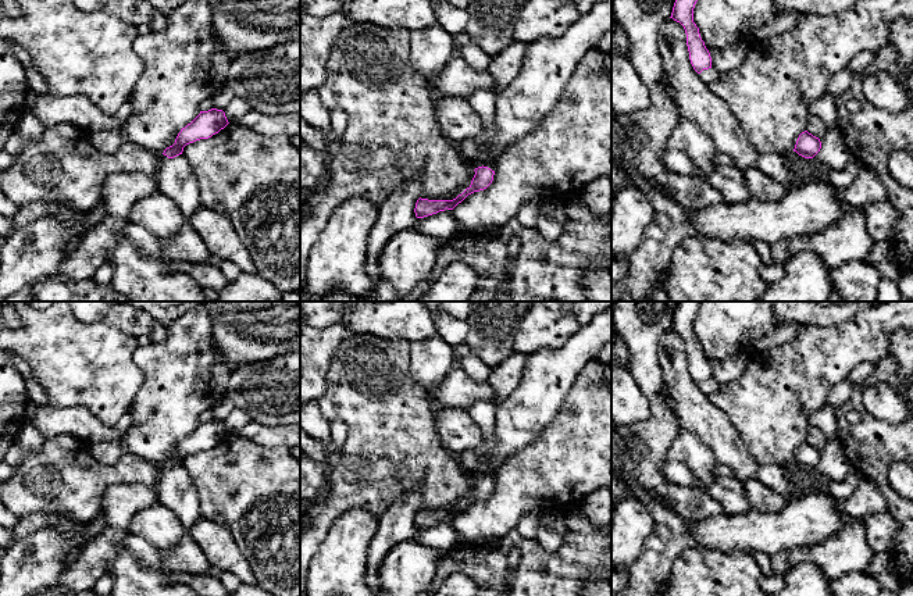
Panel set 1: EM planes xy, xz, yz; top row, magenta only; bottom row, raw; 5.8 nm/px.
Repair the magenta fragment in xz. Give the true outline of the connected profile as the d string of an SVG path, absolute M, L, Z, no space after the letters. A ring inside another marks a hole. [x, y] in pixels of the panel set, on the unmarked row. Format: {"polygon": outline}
{"polygon": "M484 477L475 479L474 482L475 482L475 486L471 492L471 496L453 511L428 511L428 510L420 508L417 511L416 520L414 520L416 528L424 529L424 528L436 525L439 522L445 522L446 520L453 521L468 506L484 502L492 495L495 482L492 482L491 479L484 478Z"}

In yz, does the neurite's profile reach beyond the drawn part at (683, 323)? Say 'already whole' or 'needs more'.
already whole

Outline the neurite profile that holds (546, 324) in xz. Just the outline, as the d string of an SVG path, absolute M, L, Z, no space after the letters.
M531 301L513 340L514 353L529 356L561 346L581 328L574 301Z

